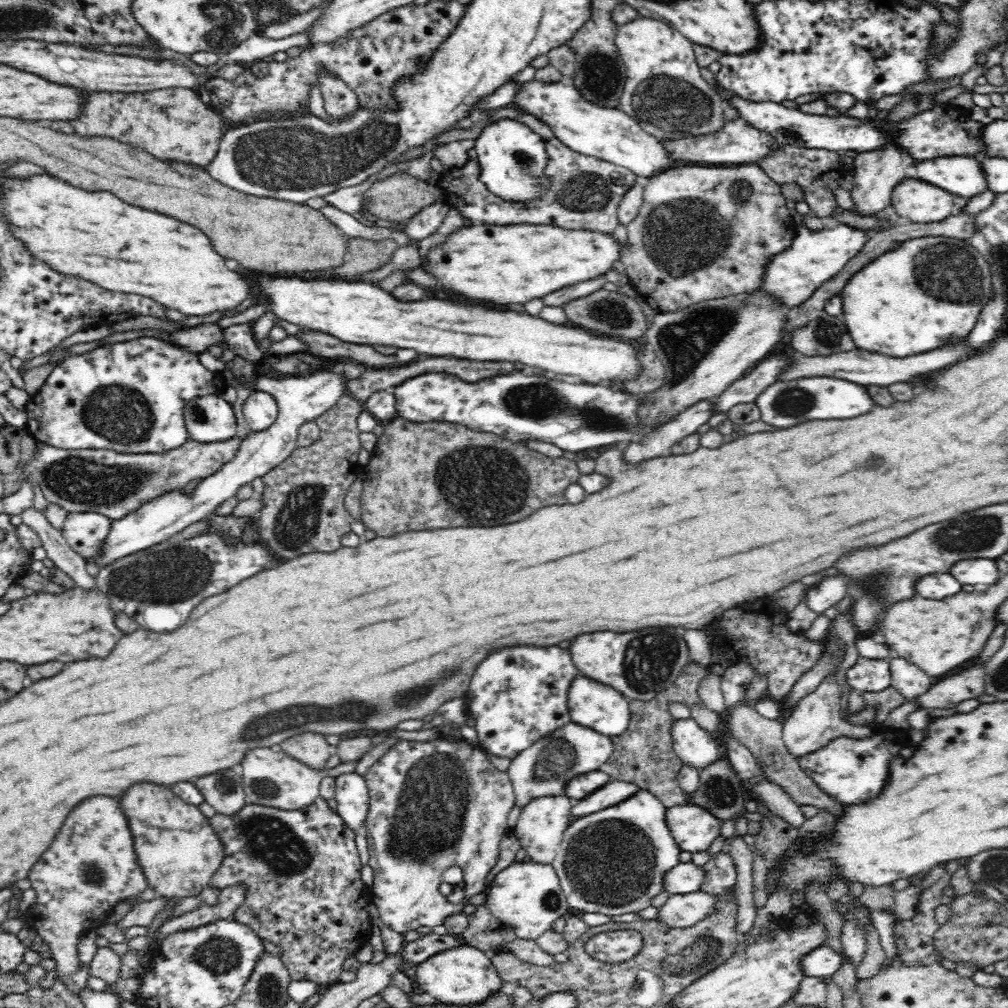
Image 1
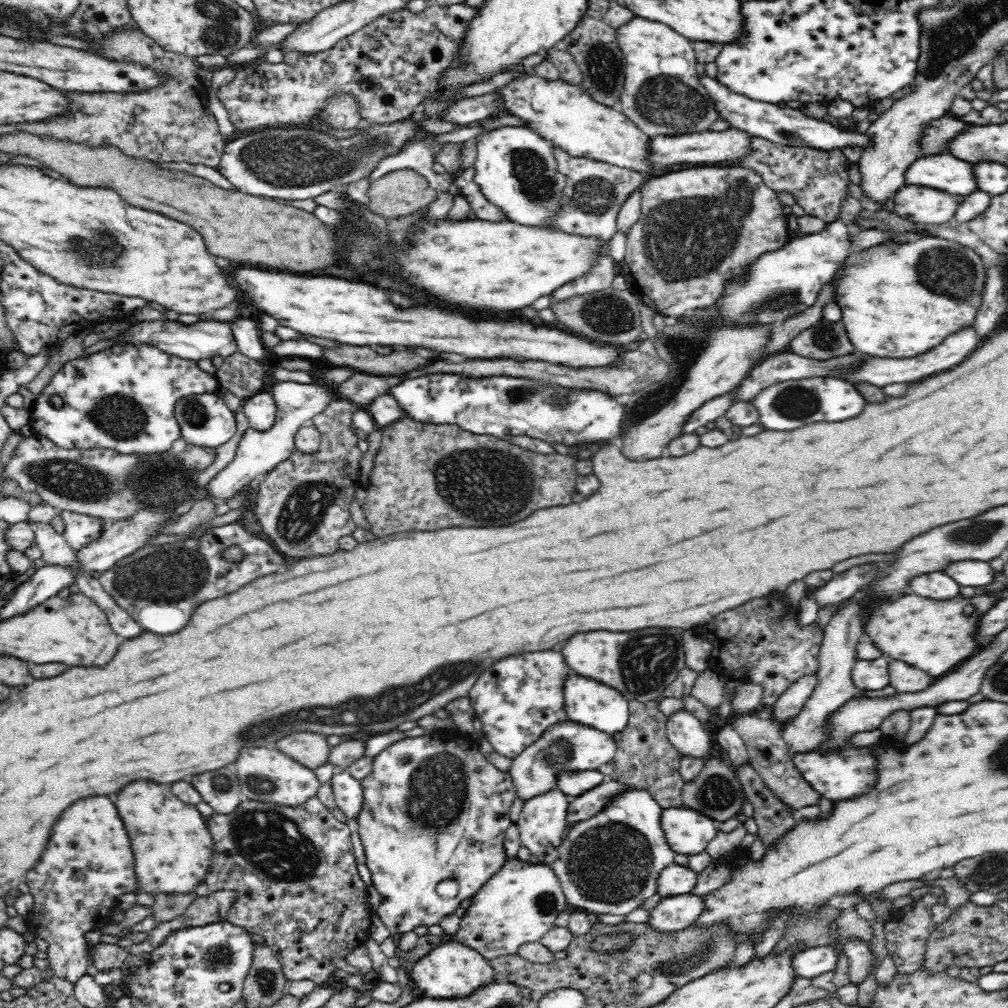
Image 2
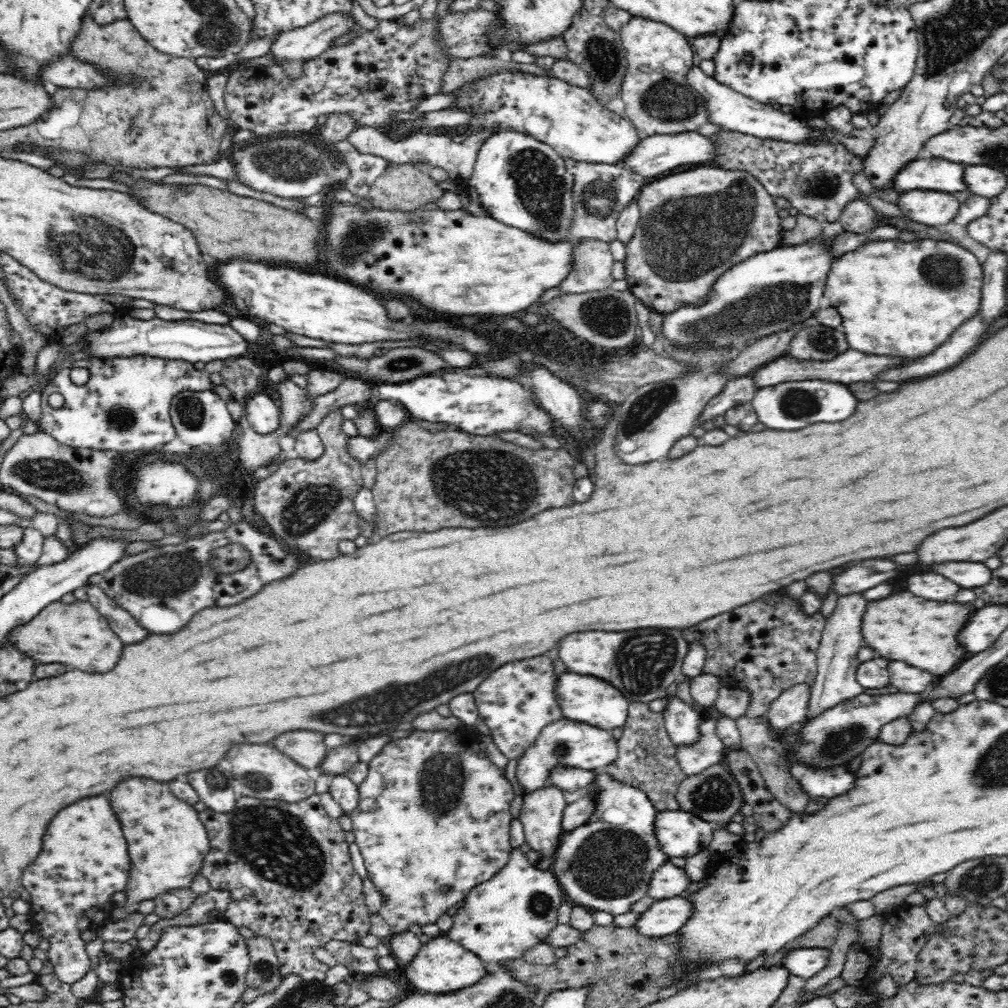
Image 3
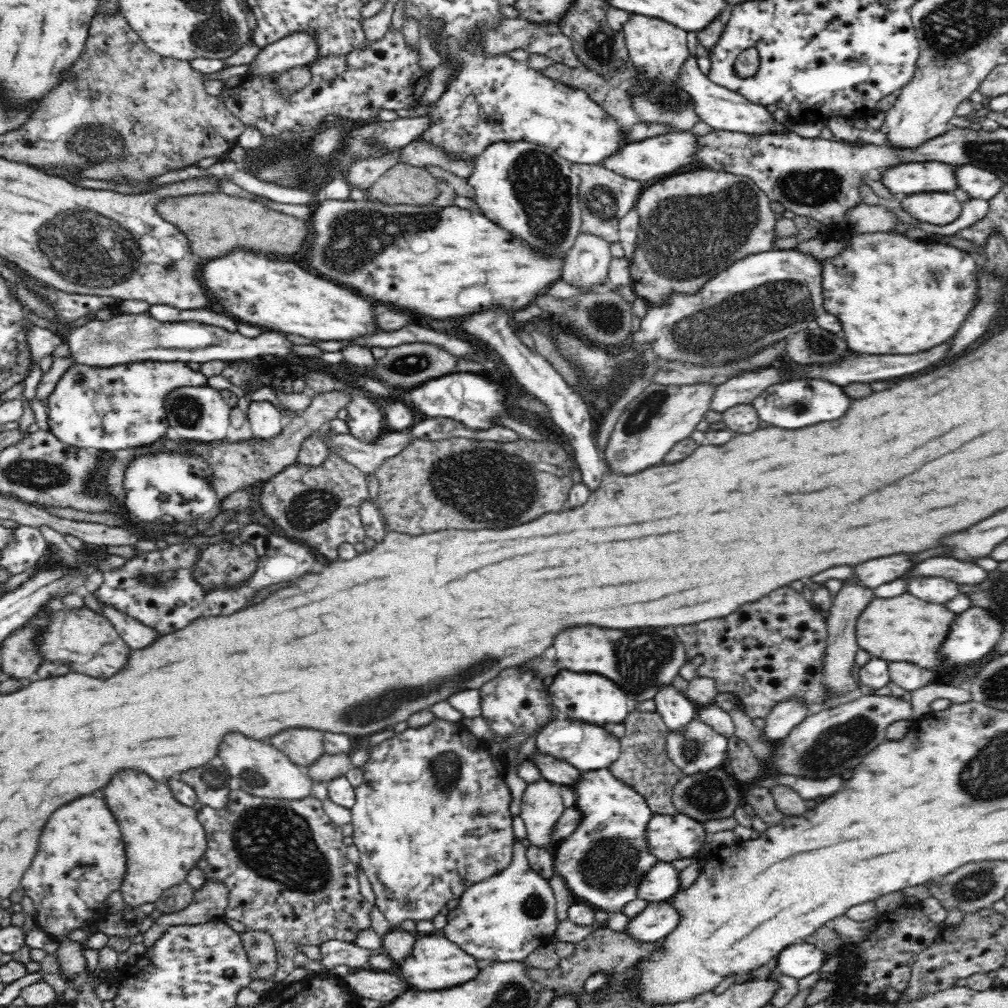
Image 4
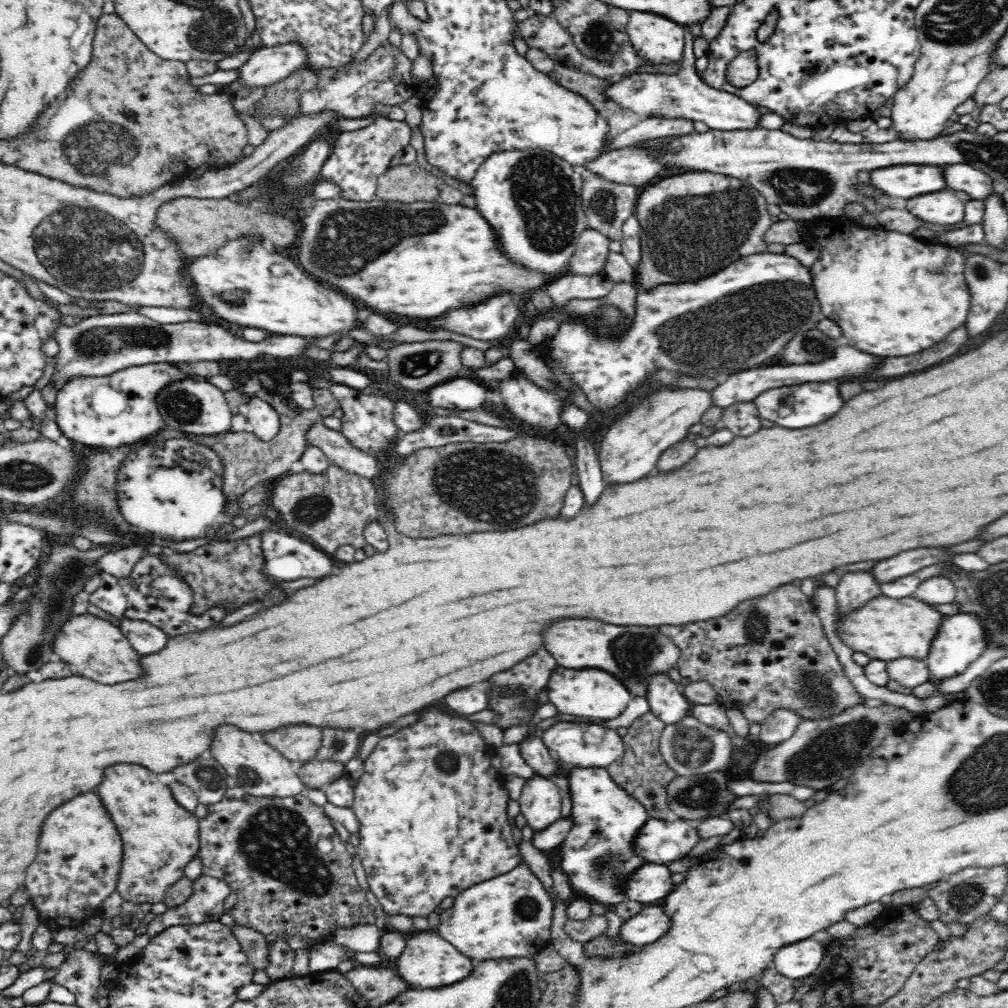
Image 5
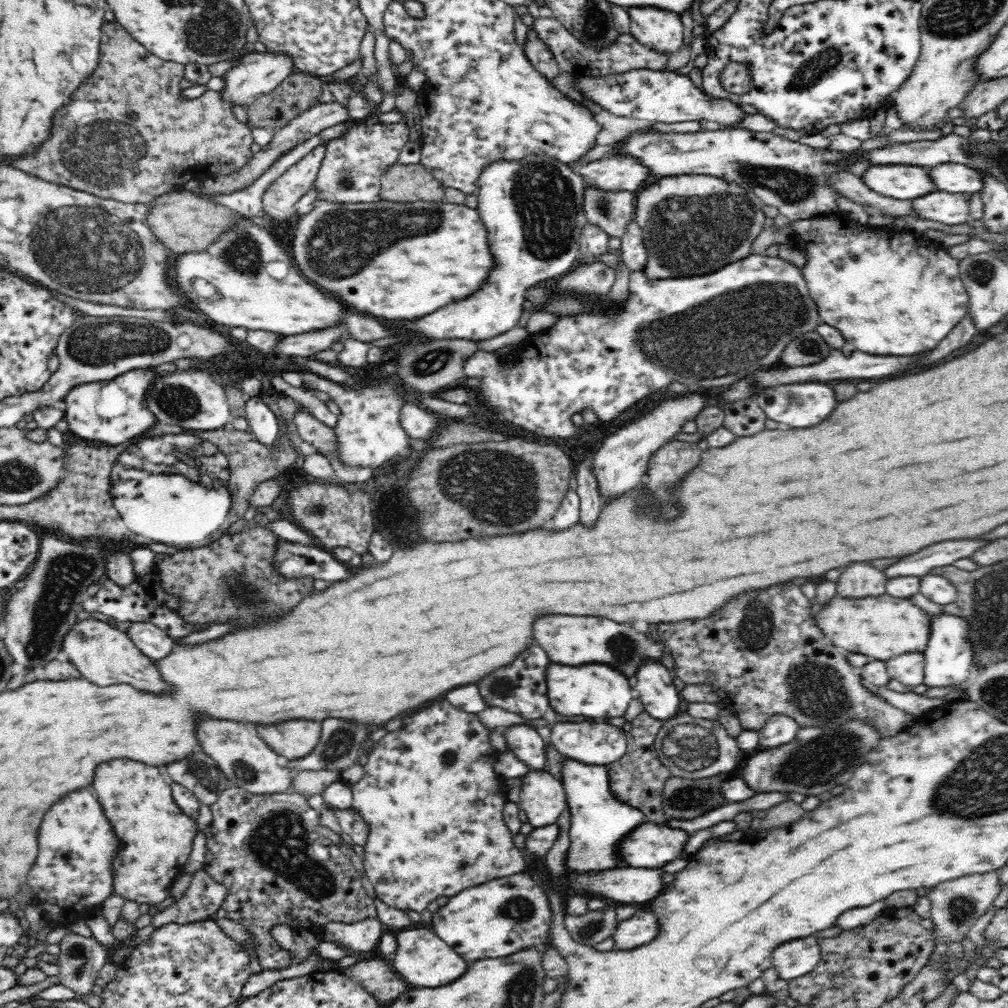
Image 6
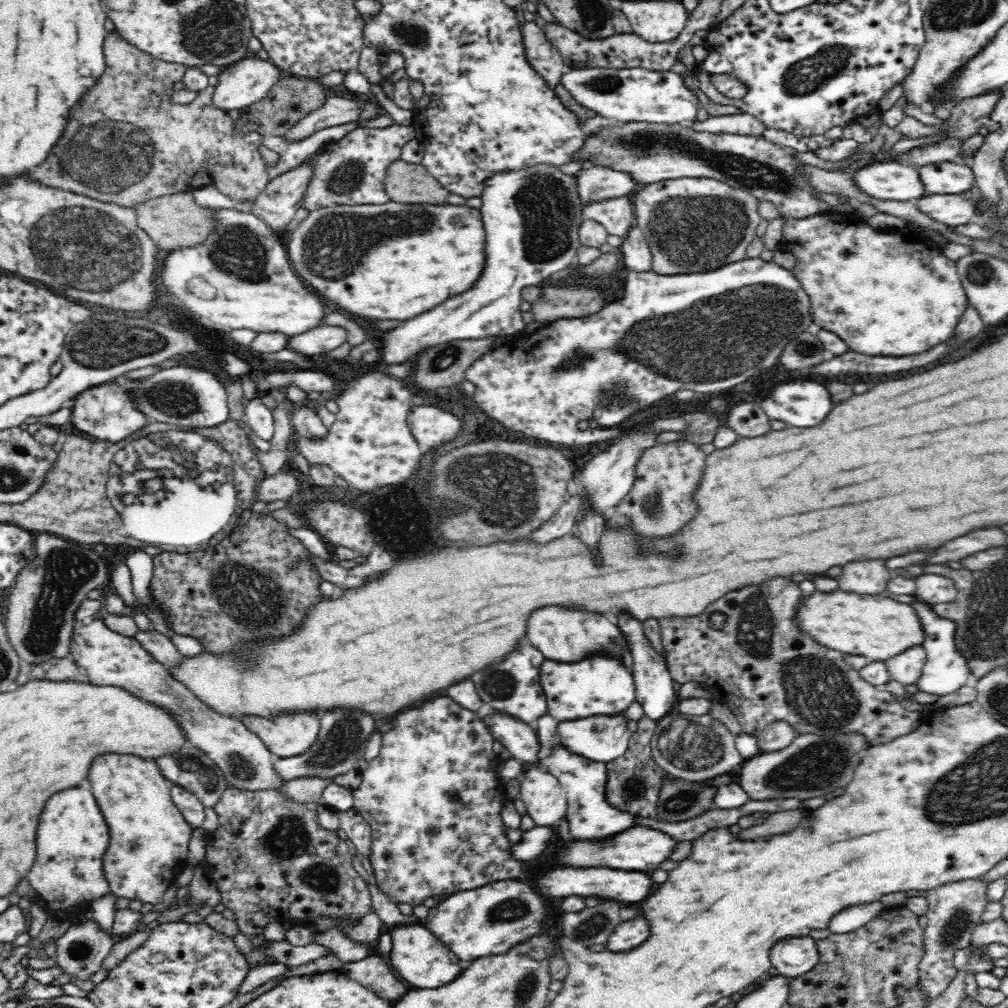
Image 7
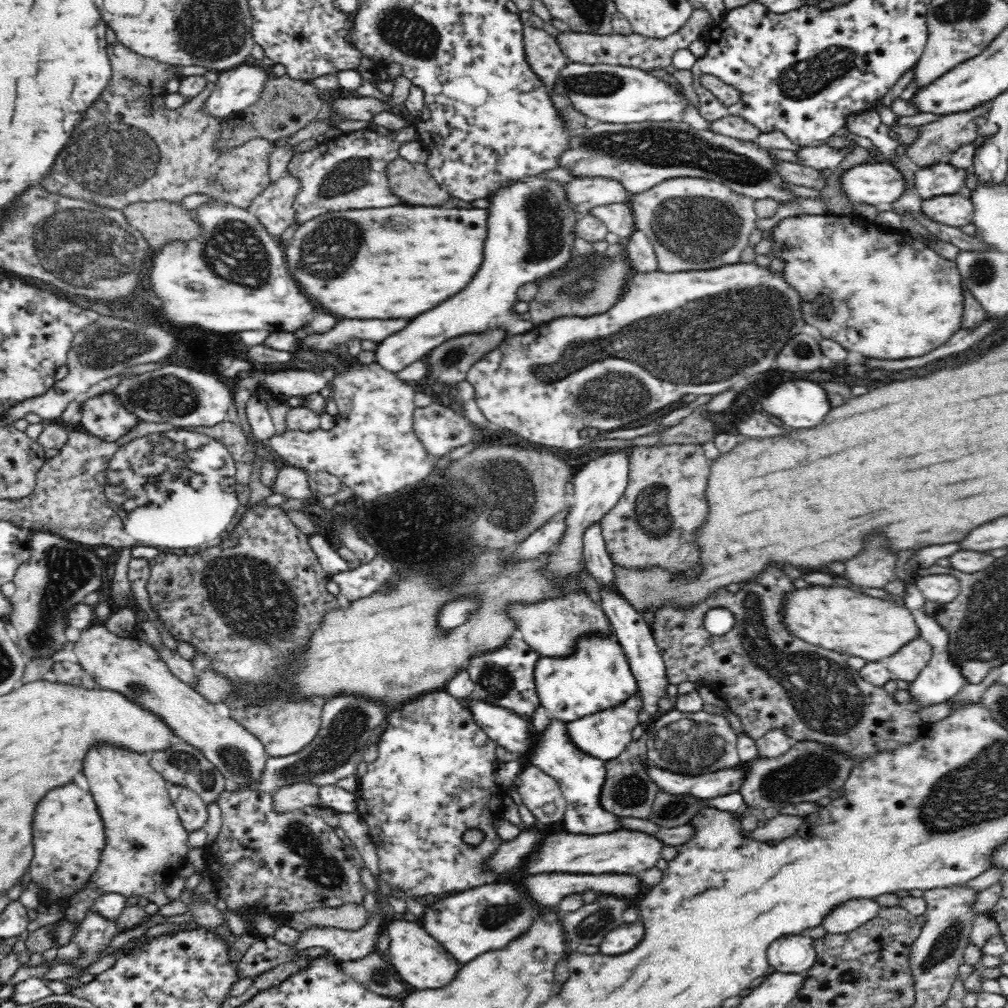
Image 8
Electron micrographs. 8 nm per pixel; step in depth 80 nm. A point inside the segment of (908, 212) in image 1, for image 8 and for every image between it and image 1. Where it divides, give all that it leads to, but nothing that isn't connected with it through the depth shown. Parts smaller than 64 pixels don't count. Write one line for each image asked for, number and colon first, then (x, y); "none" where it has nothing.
2: (928, 207)
3: (934, 208)
4: (940, 208)
5: (943, 207)
6: (945, 207)
7: (952, 210)
8: (955, 210)

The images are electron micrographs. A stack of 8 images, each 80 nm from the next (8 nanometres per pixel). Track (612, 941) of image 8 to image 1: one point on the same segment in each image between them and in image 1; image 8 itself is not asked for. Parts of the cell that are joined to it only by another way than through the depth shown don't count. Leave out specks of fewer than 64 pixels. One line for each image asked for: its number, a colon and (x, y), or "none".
1: (681, 911)
2: (675, 913)
3: (664, 917)
4: (658, 919)
5: (651, 923)
6: (643, 926)
7: (629, 934)

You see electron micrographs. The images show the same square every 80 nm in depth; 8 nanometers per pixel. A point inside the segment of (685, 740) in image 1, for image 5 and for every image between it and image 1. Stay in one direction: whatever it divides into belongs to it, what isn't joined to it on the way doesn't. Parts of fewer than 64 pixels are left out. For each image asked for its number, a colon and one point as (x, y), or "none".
2: (683, 729)
3: (681, 720)
4: (676, 710)
5: (667, 702)

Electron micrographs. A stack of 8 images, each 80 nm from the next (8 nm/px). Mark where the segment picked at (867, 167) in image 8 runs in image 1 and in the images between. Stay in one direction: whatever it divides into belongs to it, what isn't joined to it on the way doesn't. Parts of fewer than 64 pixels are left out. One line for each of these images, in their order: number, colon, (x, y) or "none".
1: (961, 175)
2: (943, 172)
3: (937, 174)
4: (908, 179)
5: (904, 181)
6: (903, 182)
7: (884, 181)

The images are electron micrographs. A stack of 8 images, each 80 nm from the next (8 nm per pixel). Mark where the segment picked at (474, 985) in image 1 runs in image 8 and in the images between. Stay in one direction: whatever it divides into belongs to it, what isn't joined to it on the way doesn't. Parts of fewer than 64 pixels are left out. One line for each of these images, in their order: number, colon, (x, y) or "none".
2: (452, 970)
3: (441, 965)
4: (434, 963)
5: (429, 961)
6: (421, 959)
7: (419, 958)
8: (420, 962)

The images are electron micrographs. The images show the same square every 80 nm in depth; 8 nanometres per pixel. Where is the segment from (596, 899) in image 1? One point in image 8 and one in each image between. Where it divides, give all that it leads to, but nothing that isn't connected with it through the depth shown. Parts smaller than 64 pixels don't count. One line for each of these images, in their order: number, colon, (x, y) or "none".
2: (608, 864)
3: (606, 865)
4: (602, 860)
5: (597, 853)
6: (599, 821)
7: (589, 815)
8: (580, 776)

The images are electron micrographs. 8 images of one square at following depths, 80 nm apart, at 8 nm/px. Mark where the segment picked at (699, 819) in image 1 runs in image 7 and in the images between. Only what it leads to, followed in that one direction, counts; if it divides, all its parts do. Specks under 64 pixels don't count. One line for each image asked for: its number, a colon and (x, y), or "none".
2: (687, 831)
3: (680, 834)
4: (670, 837)
5: (661, 842)
6: (650, 846)
7: (639, 848)

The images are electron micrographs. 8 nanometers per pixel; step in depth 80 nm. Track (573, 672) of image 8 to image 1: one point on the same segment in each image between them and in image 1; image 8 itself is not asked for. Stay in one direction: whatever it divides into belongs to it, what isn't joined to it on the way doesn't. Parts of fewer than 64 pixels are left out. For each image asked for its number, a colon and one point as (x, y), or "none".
1: (599, 707)
2: (588, 702)
3: (583, 698)
4: (588, 696)
5: (589, 693)
6: (594, 690)
7: (600, 684)

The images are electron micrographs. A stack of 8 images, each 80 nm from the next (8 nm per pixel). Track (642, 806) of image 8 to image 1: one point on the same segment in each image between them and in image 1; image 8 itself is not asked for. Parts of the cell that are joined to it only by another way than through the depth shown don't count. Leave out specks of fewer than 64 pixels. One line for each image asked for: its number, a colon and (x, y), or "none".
1: (644, 755)
2: (645, 759)
3: (646, 760)
4: (643, 765)
5: (642, 773)
6: (637, 779)
7: (634, 781)

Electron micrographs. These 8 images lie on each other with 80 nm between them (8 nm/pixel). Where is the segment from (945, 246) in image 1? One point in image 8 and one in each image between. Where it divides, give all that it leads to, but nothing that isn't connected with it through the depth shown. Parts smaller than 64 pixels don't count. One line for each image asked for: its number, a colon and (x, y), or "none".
2: (897, 300)
3: (899, 298)
4: (893, 295)
5: (888, 291)
6: (887, 293)
7: (885, 294)
8: (896, 298)

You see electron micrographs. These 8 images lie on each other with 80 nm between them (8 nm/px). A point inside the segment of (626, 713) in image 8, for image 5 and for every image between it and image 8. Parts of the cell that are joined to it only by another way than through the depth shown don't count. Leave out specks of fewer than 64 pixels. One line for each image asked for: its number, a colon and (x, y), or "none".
5: (586, 745)
6: (593, 742)
7: (602, 738)

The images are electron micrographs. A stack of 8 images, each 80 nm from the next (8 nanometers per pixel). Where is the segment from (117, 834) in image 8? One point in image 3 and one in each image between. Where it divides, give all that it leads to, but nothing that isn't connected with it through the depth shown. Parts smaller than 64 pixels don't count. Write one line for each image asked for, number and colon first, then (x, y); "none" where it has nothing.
3: (167, 841)
4: (164, 839)
5: (160, 837)
6: (138, 803)
7: (135, 799)

